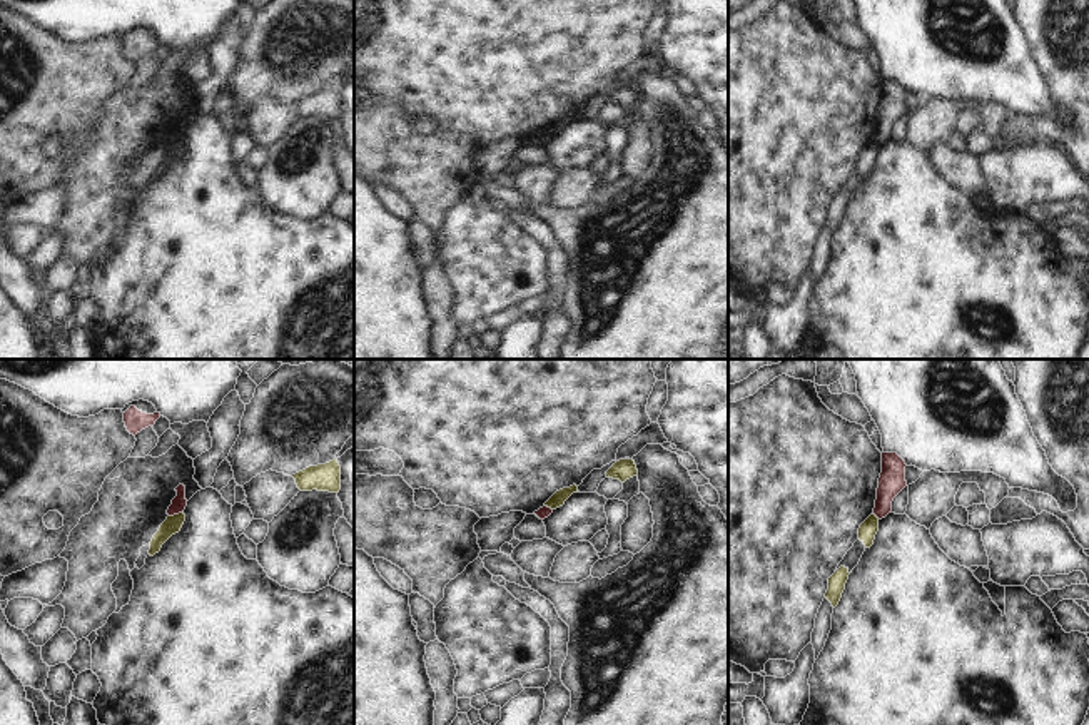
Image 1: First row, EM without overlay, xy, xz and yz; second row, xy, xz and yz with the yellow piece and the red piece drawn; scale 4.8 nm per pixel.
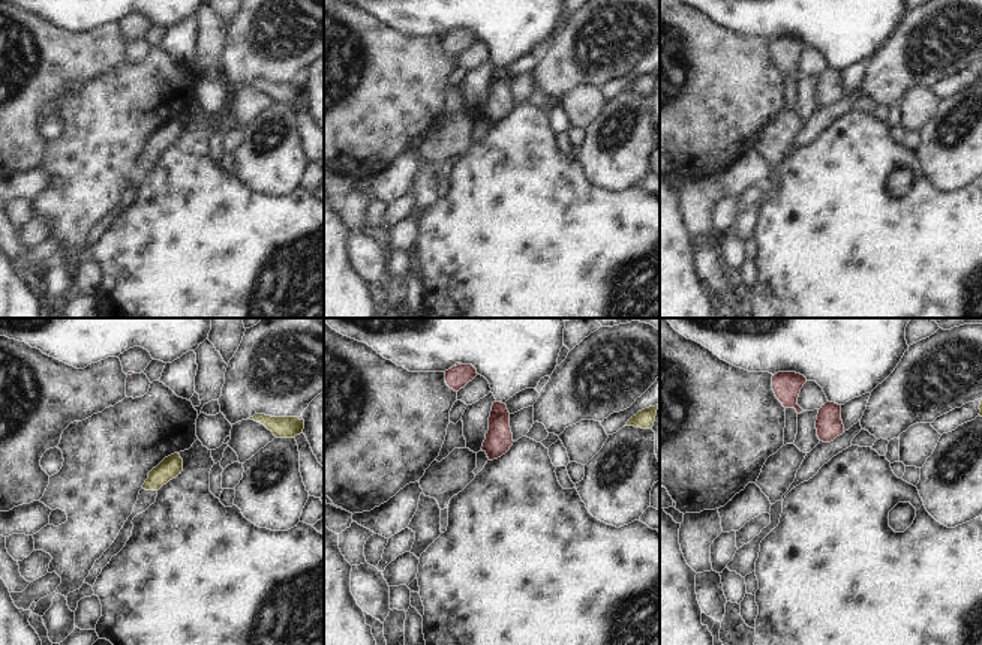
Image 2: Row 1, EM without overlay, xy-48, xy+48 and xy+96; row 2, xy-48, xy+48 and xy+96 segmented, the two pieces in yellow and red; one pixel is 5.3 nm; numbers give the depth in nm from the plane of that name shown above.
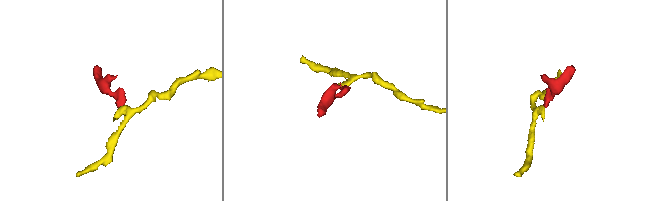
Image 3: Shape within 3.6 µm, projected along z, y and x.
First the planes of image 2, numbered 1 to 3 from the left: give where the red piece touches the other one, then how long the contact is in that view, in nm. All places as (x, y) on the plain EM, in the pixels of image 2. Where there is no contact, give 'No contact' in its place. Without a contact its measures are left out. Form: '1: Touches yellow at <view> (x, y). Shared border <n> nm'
1: No contact
2: No contact
3: No contact

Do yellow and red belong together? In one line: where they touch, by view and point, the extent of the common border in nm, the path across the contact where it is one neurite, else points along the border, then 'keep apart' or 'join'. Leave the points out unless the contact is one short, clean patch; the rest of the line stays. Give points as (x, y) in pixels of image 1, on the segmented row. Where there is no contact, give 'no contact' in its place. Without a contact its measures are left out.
contact xy (176, 515); length 80 nm; border xy (182, 510), (169, 517); keep apart

